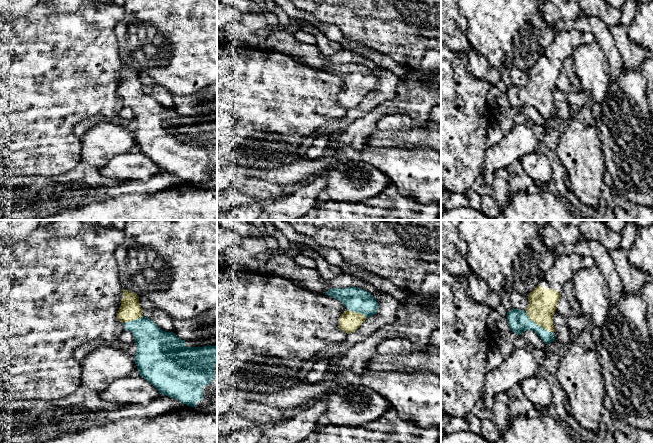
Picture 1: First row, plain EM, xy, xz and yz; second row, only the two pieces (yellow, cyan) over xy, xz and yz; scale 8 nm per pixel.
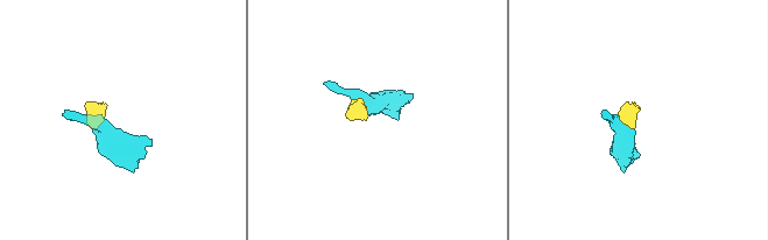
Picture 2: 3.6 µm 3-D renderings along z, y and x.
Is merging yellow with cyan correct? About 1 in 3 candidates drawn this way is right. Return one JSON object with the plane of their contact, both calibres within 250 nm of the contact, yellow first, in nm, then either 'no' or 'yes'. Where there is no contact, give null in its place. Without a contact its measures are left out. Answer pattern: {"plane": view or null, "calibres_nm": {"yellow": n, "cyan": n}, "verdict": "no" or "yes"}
{"plane": "yz", "calibres_nm": {"yellow": 220, "cyan": 160}, "verdict": "yes"}

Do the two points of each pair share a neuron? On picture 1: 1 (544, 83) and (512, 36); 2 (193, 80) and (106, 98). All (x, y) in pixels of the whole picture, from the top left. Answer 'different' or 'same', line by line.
1: different
2: different

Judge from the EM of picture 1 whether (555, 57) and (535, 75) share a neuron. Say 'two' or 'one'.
one

